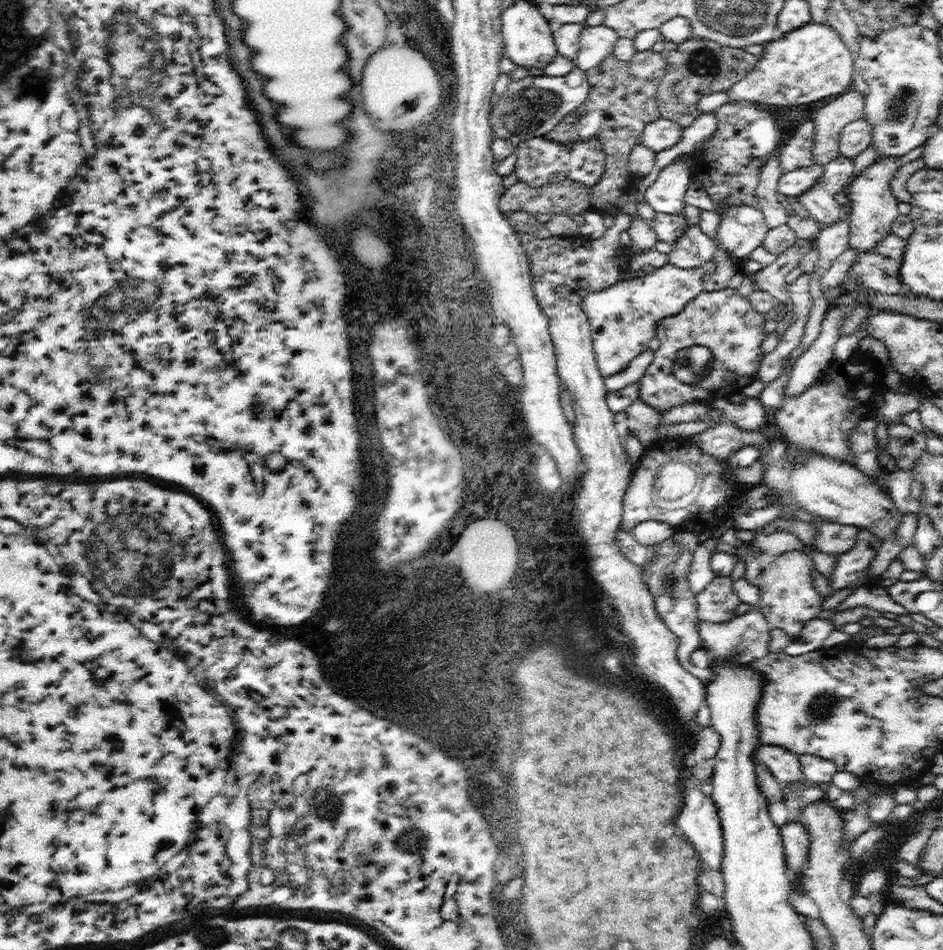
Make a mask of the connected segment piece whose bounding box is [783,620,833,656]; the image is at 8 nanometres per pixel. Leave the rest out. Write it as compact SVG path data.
M809 620L803 624L801 632L797 634L797 638L783 650L789 656L799 656L799 654L807 654L813 650L819 650L823 640L827 638L827 634L831 634L831 620Z

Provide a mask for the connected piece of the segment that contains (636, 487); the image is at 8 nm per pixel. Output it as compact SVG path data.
M643 464L635 466L631 486L627 490L627 496L623 498L623 520L621 520L621 530L631 532L637 524L645 522L651 514L651 486L653 486L655 476L647 476Z

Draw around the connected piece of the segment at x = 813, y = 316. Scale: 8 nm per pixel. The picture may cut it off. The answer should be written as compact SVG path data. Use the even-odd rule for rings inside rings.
M809 274L807 292L809 292L809 296L811 296L811 300L813 300L813 306L811 306L811 310L809 310L807 324L805 324L805 328L803 328L801 342L797 344L797 348L799 348L801 352L805 352L805 350L817 340L817 336L819 336L819 332L821 332L823 316L825 316L825 312L827 312L827 308L829 308L829 302L825 300L825 296L823 296L823 292L821 292L821 288L819 288L819 278L817 278L815 274Z

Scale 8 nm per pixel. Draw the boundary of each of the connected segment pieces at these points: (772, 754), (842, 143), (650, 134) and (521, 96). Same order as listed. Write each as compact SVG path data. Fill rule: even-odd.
M757 744L755 746L755 758L769 768L769 772L777 778L781 786L787 782L797 782L803 780L801 772L801 762L797 754L791 754L783 746L775 744Z
M865 120L849 122L839 134L839 156L855 160L871 144L873 130Z
M661 118L653 120L645 126L643 134L641 134L641 144L645 144L649 150L653 150L653 154L659 154L671 146L675 146L681 140L681 126L677 126L675 122Z
M573 68L567 76L525 76L521 80L511 80L501 96L495 96L495 102L489 112L489 124L493 136L513 144L527 142L529 138L547 136L571 110L581 106L587 98L589 84L583 76L583 70Z

